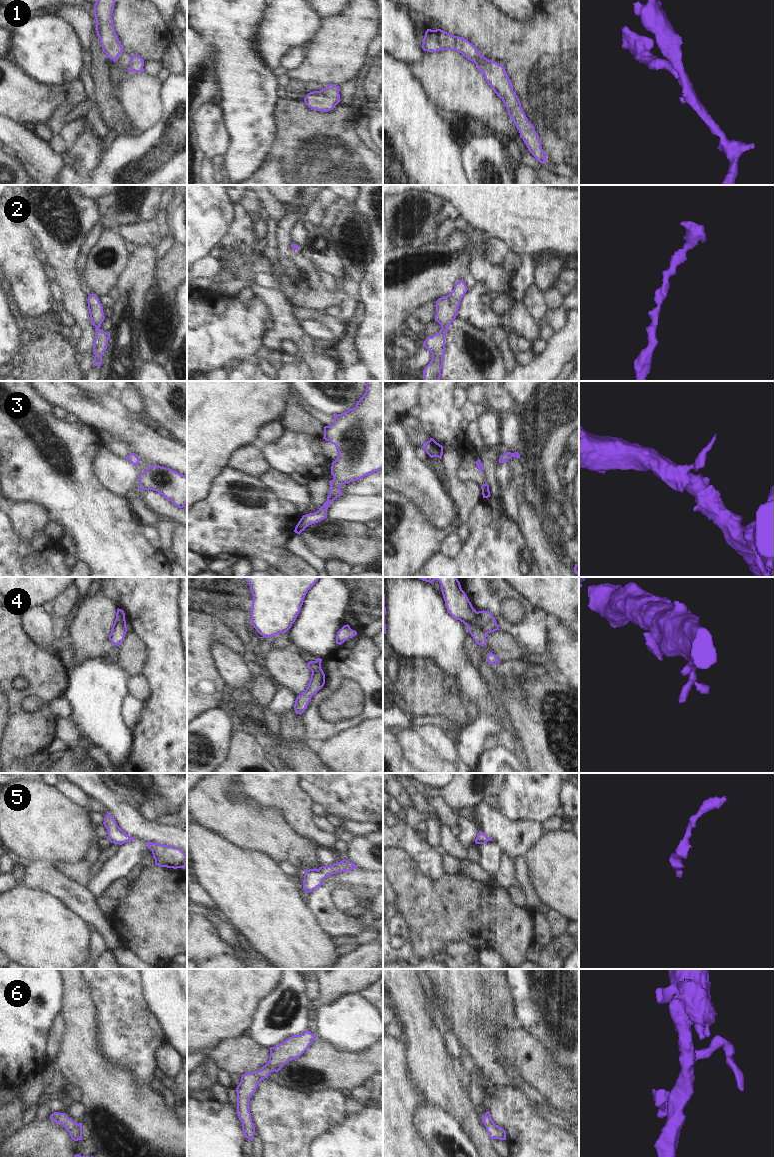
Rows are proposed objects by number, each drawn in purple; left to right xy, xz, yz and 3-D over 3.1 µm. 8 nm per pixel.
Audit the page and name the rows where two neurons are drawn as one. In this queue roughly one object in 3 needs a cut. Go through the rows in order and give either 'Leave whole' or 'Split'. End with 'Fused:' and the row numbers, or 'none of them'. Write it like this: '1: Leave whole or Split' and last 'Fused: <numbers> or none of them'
1: Leave whole
2: Leave whole
3: Leave whole
4: Split
5: Leave whole
6: Leave whole
Fused: 4.

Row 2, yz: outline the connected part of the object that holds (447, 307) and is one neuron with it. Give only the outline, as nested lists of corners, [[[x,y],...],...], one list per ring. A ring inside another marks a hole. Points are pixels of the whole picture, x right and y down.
[[[459,280],[449,295],[436,301],[435,320],[441,325],[442,329],[432,337],[428,337],[423,343],[423,347],[432,353],[431,362],[423,370],[424,381],[440,380],[447,329],[456,318],[460,301],[467,290],[464,280]]]

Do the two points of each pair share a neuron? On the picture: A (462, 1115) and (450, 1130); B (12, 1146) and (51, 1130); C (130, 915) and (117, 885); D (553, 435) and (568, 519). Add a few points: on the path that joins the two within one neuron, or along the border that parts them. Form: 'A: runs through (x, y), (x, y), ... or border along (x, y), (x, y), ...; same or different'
A: border along (438, 1107), (448, 1112), (471, 1140); different
B: runs through (22, 1146), (41, 1140); same
C: border along (130, 882), (128, 893), (118, 900); different
D: runs through (548, 456), (549, 498); same

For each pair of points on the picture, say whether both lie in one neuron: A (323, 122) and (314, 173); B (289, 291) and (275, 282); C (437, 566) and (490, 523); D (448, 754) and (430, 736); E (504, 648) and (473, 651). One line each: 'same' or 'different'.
A: same
B: same
C: same
D: same
E: same

